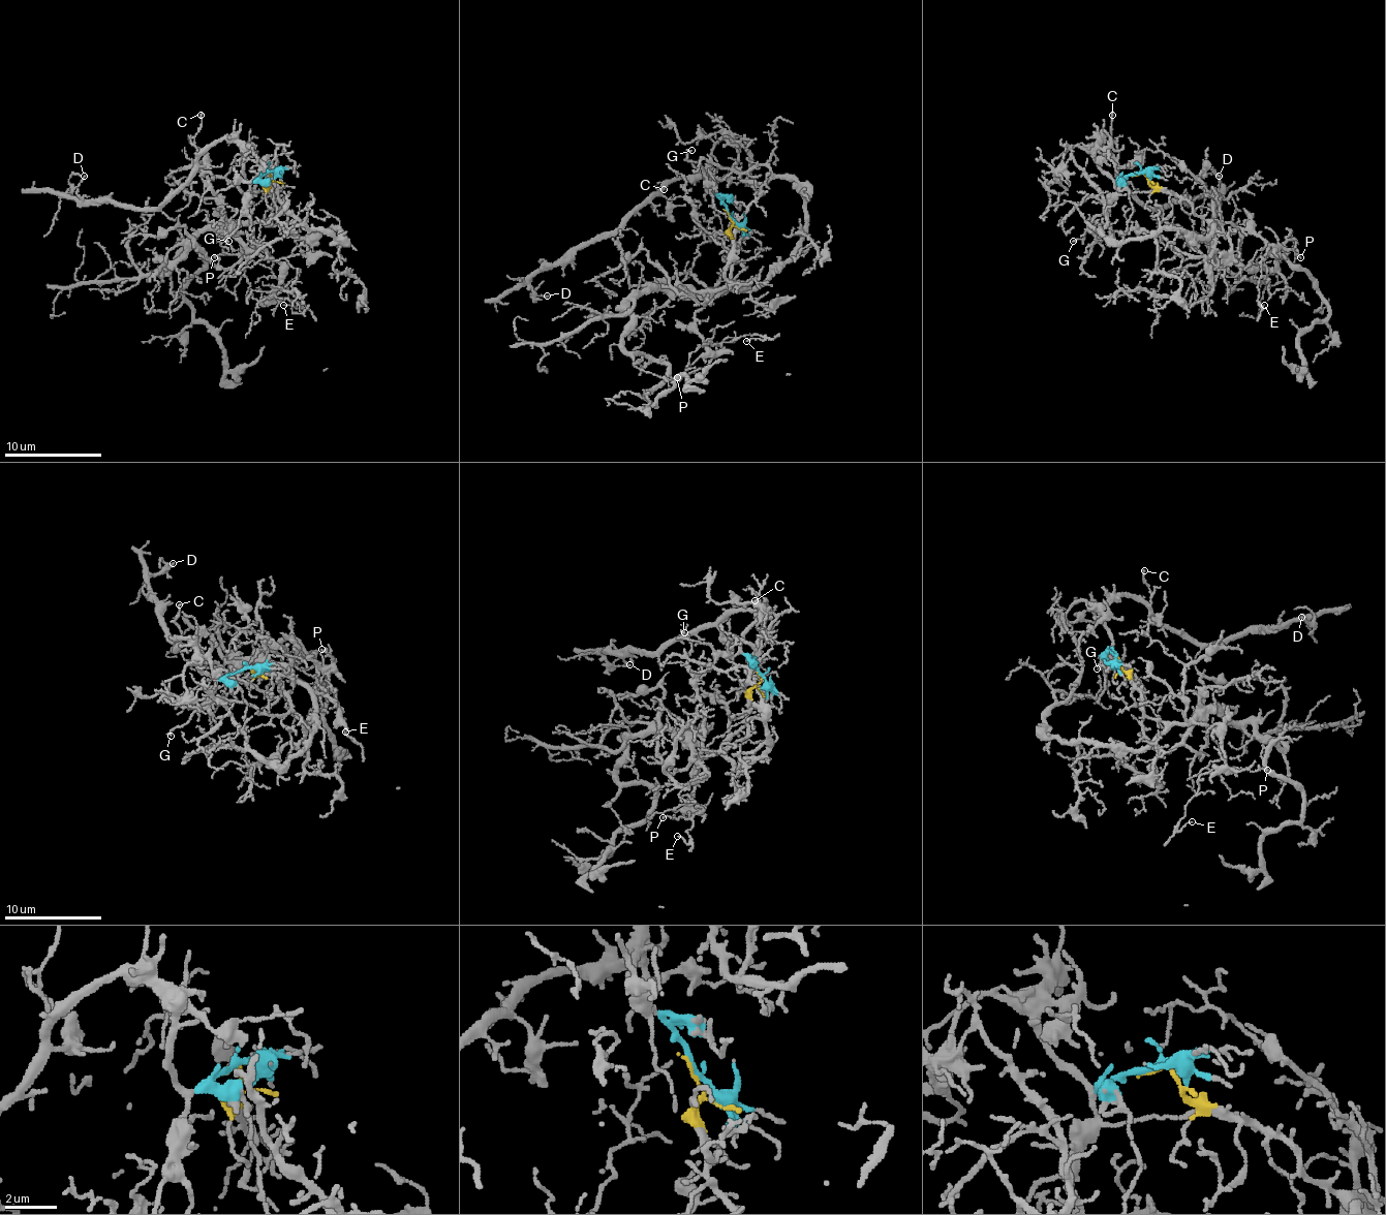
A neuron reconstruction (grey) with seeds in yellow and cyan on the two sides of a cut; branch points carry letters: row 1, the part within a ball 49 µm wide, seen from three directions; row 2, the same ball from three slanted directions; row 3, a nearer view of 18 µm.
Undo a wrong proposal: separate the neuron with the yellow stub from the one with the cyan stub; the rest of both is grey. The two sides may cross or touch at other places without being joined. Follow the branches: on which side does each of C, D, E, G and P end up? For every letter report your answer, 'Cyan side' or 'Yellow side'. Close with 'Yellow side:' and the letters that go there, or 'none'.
C: Cyan side
D: Cyan side
E: Yellow side
G: Cyan side
P: Yellow side
Yellow side: E, P

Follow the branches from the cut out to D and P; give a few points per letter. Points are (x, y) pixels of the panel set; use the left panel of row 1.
D: (266, 175), (251, 182), (243, 153), (219, 138), (194, 173), (151, 209), (74, 201), (67, 192), (85, 175)
P: (266, 175), (280, 209), (273, 216), (241, 221), (232, 228), (243, 250), (246, 248), (214, 257)

